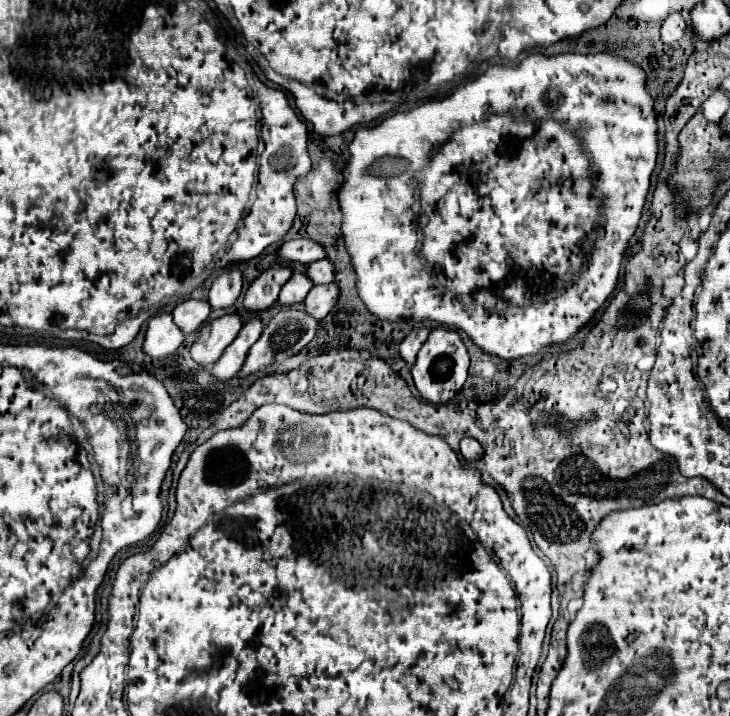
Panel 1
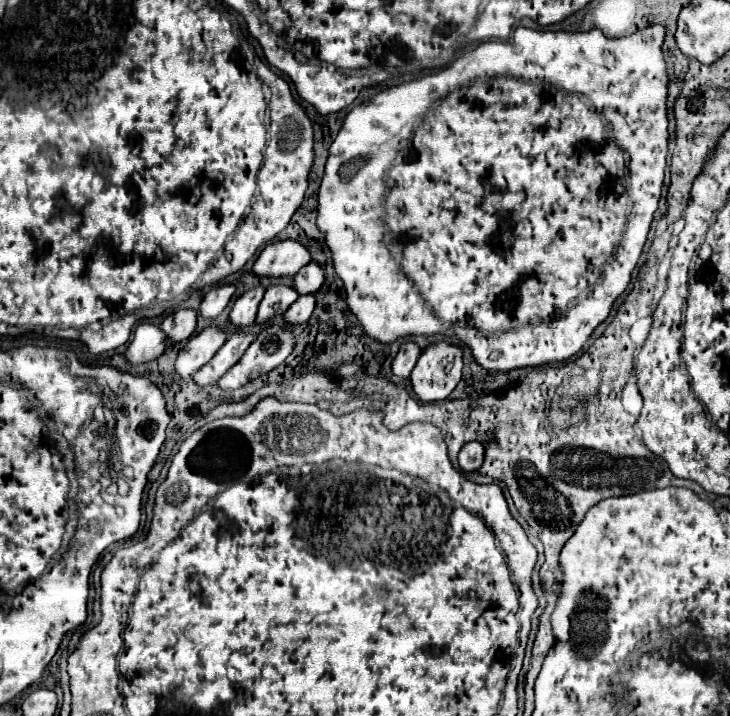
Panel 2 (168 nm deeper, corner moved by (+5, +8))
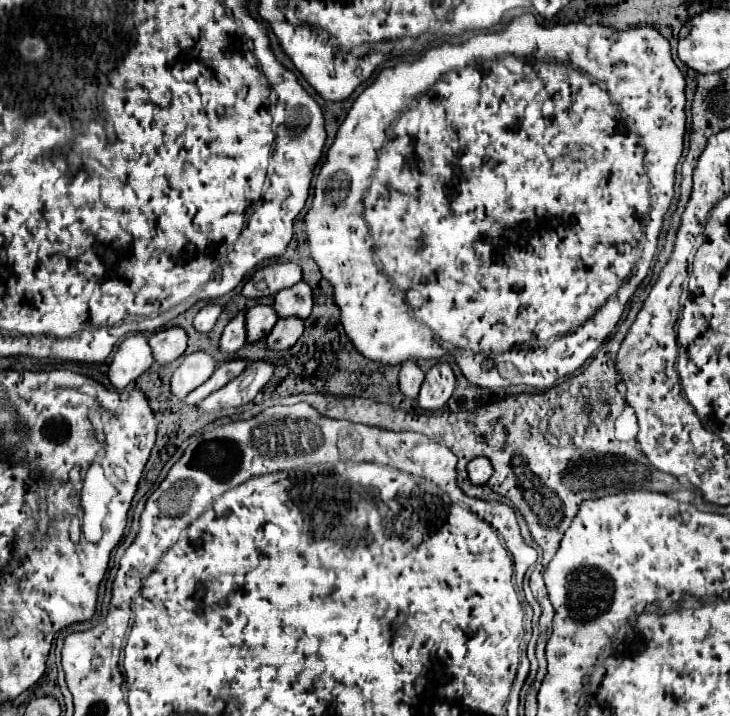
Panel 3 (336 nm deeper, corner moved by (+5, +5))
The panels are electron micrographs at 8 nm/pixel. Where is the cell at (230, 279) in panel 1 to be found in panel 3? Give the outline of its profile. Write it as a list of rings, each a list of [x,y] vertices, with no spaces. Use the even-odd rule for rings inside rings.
[[[206,305],[206,307],[194,317],[194,327],[196,327],[196,331],[200,331],[200,333],[212,331],[212,327],[214,327],[214,323],[216,323],[216,319],[218,319],[220,313],[222,313],[222,307],[220,307],[220,305]]]

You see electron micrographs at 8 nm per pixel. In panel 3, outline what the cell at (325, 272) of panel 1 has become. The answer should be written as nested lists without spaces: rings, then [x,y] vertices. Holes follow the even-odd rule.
[[[300,281],[296,287],[284,289],[274,297],[274,309],[278,319],[288,319],[288,317],[298,317],[306,319],[312,311],[312,289],[308,283]]]

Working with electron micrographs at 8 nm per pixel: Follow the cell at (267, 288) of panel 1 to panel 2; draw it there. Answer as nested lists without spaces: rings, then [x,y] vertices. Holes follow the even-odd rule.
[[[256,286],[254,290],[244,292],[232,306],[232,312],[230,312],[232,324],[236,326],[252,324],[256,320],[256,310],[258,310],[262,296],[264,296],[264,286]]]

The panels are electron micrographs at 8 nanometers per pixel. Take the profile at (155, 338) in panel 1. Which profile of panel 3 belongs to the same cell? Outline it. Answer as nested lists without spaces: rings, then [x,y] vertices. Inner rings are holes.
[[[144,335],[126,337],[120,343],[108,367],[108,379],[118,391],[122,391],[132,381],[136,381],[146,369],[150,369],[152,363],[154,359],[152,359],[152,351],[148,349],[148,339]]]

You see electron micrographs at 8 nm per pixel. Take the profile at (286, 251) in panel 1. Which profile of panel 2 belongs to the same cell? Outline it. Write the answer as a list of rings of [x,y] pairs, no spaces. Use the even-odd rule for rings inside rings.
[[[282,240],[268,244],[254,262],[258,276],[294,276],[304,264],[310,262],[310,252],[296,240]]]

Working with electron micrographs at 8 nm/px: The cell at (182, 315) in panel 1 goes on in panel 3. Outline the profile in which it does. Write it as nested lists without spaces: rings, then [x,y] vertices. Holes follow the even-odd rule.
[[[168,327],[152,333],[148,337],[148,345],[152,349],[154,361],[166,365],[178,359],[186,351],[186,333],[180,327]]]

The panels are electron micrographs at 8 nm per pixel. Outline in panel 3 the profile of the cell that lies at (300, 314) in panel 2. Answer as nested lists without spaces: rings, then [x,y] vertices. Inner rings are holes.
[[[280,319],[270,335],[266,337],[266,349],[268,351],[286,351],[290,349],[298,337],[304,331],[304,321],[302,319]]]

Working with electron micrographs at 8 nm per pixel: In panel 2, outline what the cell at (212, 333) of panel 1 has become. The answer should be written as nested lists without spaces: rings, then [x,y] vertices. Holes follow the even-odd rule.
[[[208,326],[202,332],[188,338],[182,344],[176,360],[176,370],[180,372],[180,376],[190,376],[198,368],[208,364],[210,358],[218,352],[218,348],[226,342],[226,338],[228,338],[226,330],[218,326]]]

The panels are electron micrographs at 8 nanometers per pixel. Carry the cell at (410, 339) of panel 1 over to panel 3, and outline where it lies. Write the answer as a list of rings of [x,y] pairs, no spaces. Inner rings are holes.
[[[406,361],[400,369],[400,391],[408,399],[416,399],[422,383],[424,383],[424,371],[414,361]]]

